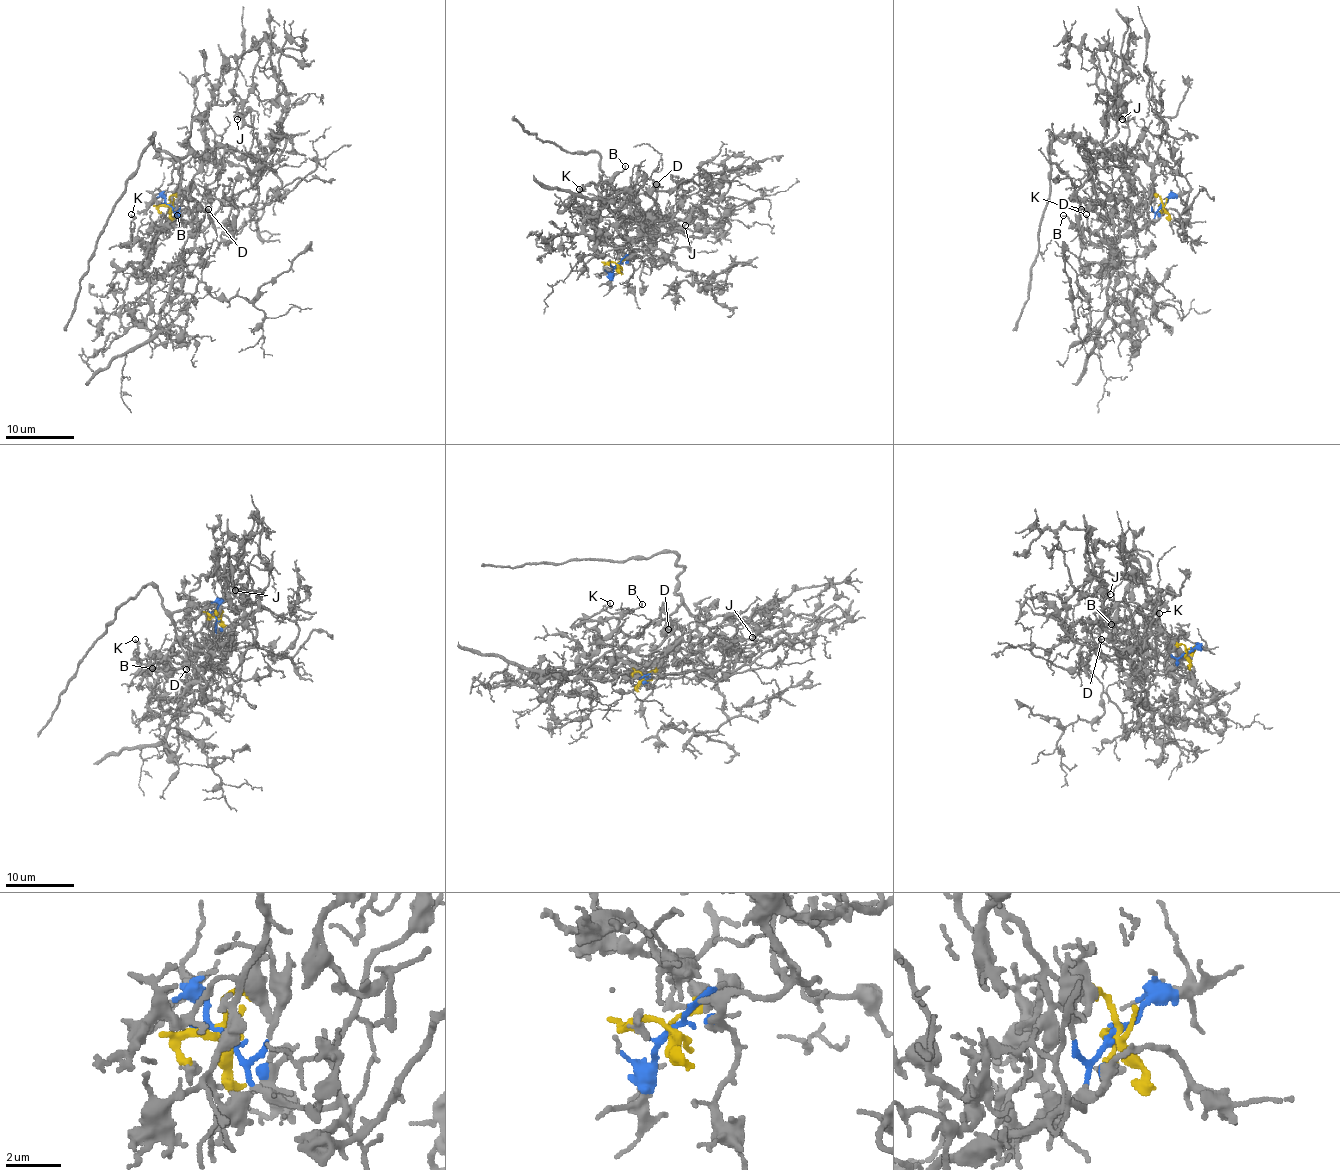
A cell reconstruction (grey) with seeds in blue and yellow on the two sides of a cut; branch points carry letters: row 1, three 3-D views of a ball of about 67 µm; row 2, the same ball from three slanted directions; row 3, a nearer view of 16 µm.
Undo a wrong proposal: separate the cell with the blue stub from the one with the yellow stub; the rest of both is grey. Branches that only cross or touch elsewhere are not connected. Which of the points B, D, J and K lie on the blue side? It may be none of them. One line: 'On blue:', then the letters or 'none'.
On blue: none

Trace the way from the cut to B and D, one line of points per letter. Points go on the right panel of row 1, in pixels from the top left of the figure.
B: (1163, 205), (1128, 168), (1104, 154), (1087, 166), (1104, 223), (1082, 229), (1063, 216)
D: (1163, 205), (1161, 197), (1150, 193), (1114, 155), (1102, 154), (1089, 161), (1094, 186), (1090, 205), (1082, 209)

